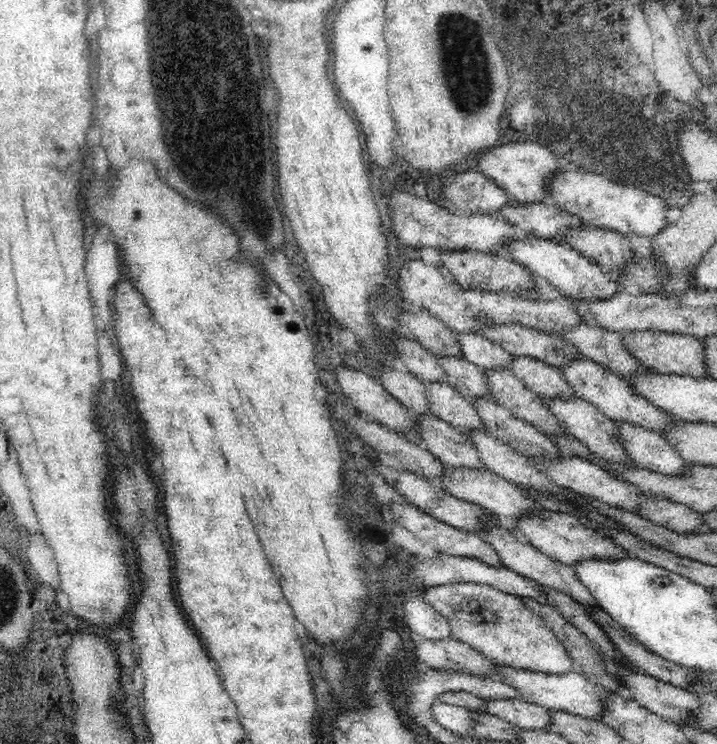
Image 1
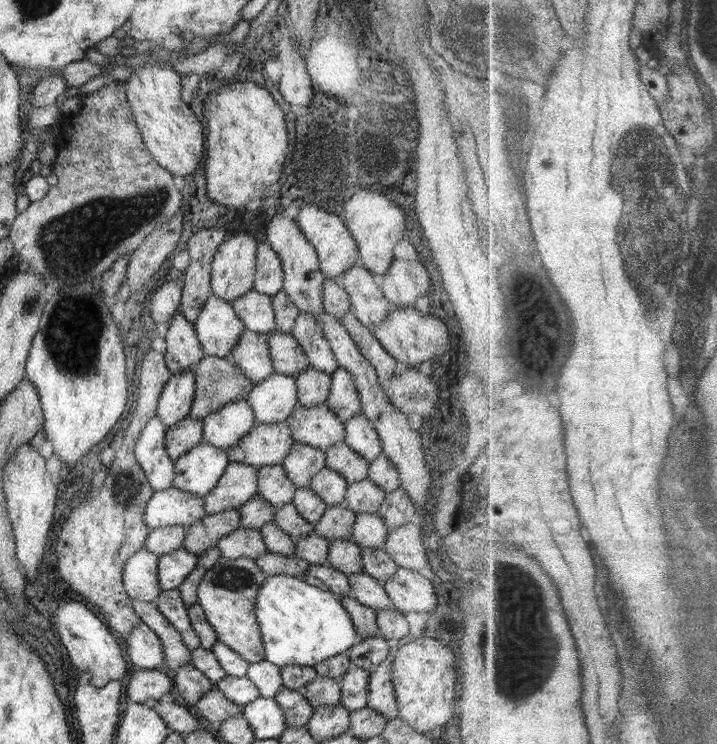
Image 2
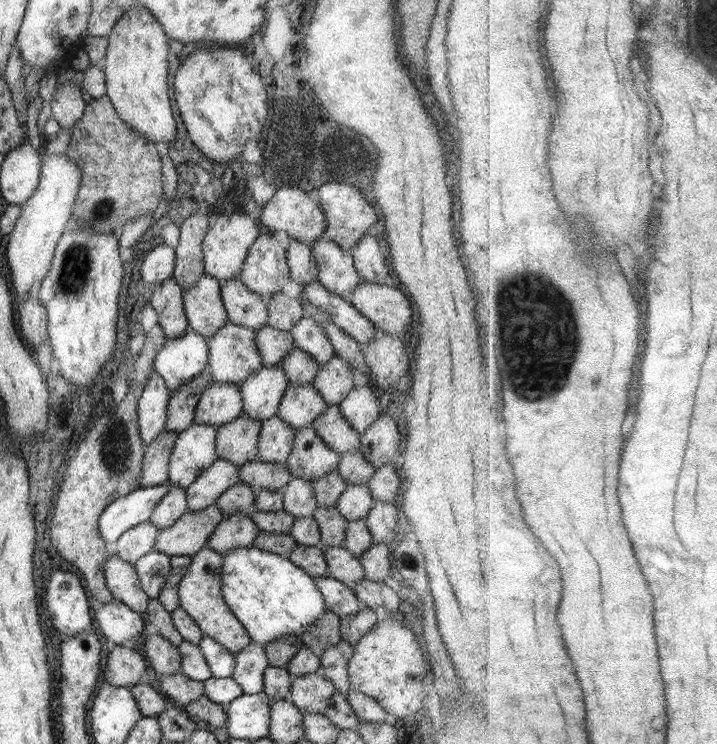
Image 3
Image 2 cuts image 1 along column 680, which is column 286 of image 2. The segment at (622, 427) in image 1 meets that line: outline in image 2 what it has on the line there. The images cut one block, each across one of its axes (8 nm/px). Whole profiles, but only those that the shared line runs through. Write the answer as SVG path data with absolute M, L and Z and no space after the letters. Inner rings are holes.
M294 442L282 463L285 474L297 487L308 487L313 476L325 468L325 452L306 444Z

